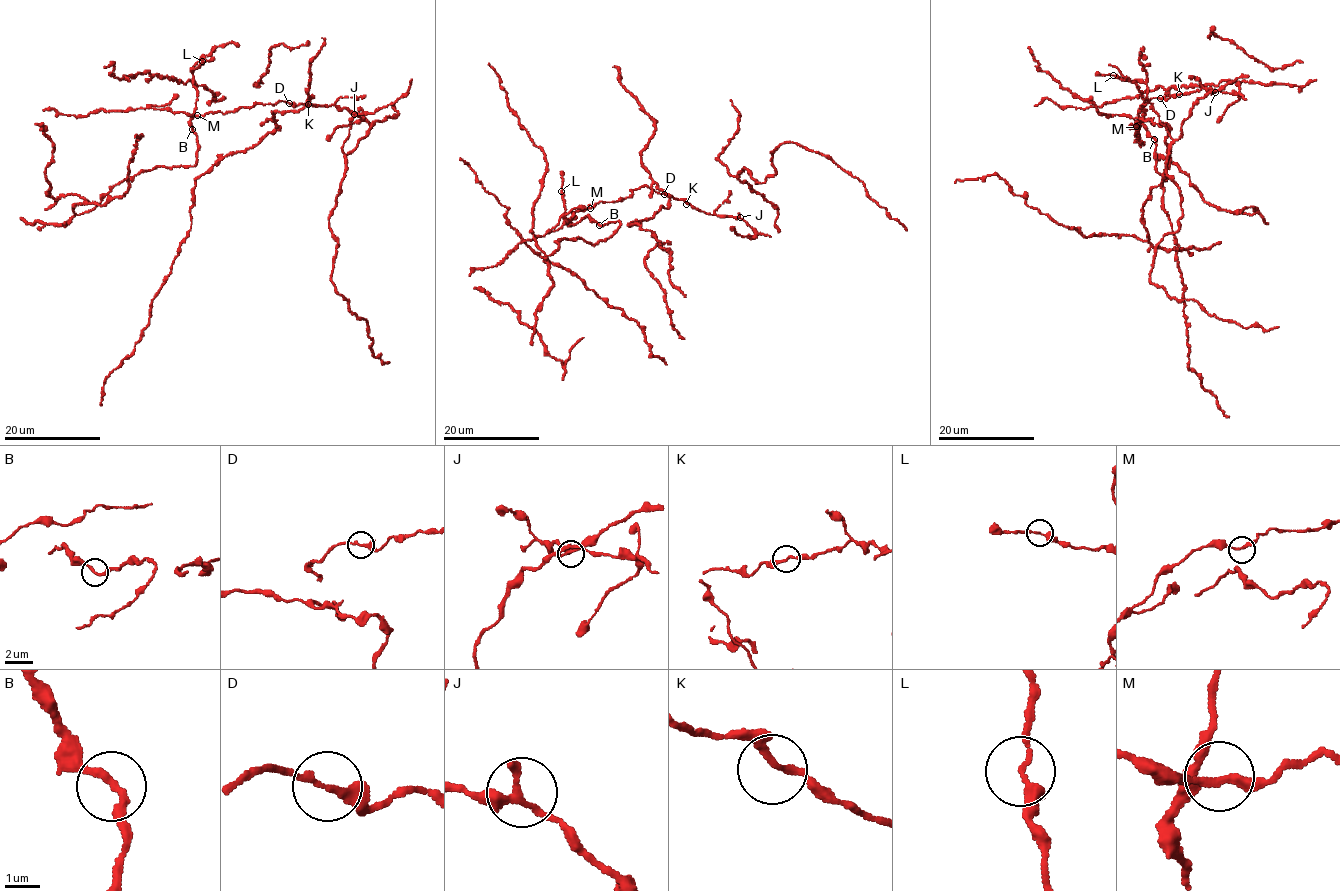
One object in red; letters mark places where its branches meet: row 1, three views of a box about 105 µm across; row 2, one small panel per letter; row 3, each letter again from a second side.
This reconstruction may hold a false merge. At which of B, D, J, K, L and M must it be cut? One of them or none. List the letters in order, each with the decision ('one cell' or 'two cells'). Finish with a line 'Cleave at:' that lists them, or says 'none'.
B: one cell
D: one cell
J: one cell
K: one cell
L: one cell
M: one cell
Cleave at: none

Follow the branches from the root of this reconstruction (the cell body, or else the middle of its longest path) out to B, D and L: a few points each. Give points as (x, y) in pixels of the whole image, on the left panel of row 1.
B: (268, 104), (240, 106), (224, 113), (194, 113), (191, 129)
D: (268, 104), (276, 105), (281, 101), (289, 103)
L: (268, 104), (240, 106), (224, 113), (194, 113), (197, 91), (193, 85), (192, 72), (202, 62)

